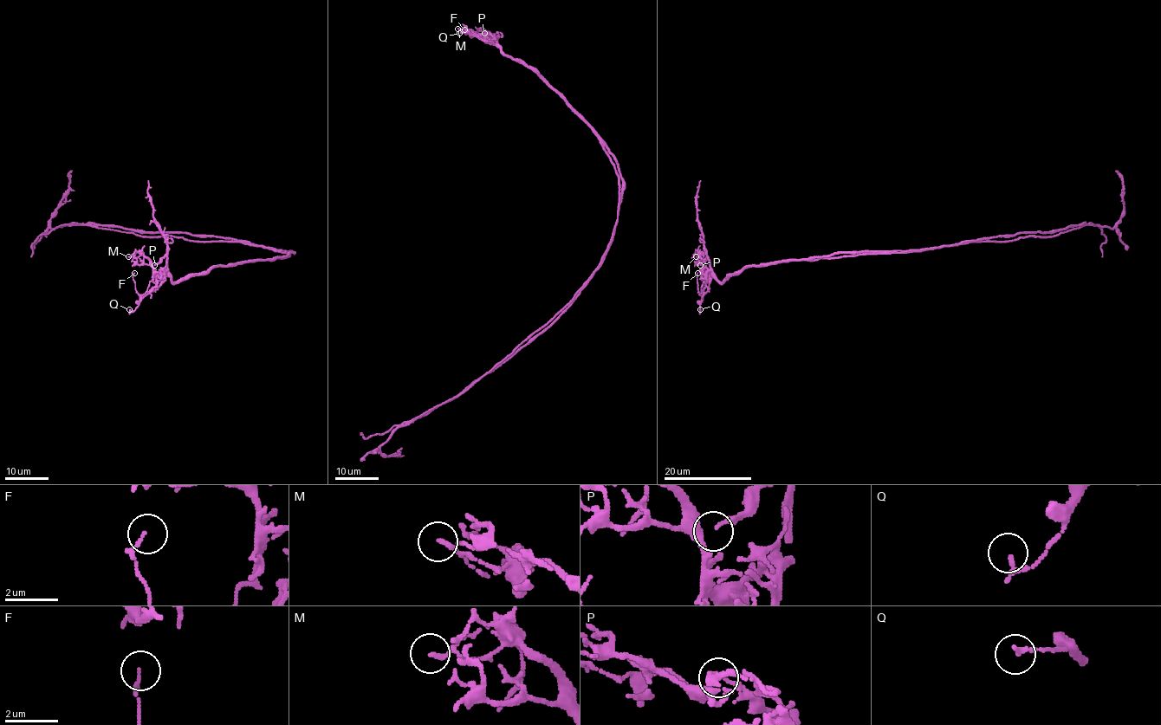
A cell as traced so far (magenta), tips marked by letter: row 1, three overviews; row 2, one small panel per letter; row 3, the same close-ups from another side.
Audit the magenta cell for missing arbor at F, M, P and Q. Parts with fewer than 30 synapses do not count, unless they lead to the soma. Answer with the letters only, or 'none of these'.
none of these

